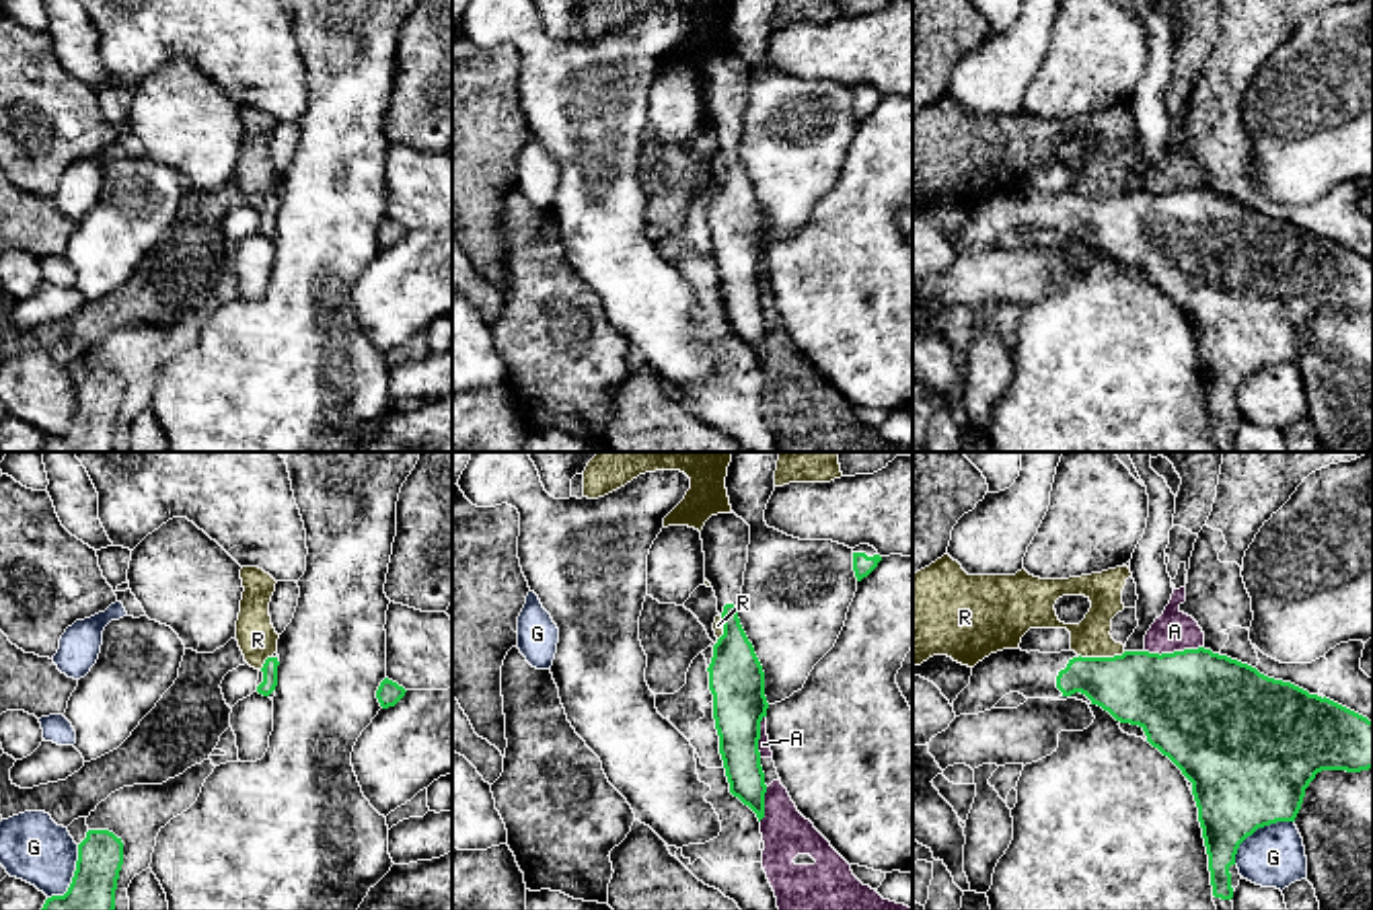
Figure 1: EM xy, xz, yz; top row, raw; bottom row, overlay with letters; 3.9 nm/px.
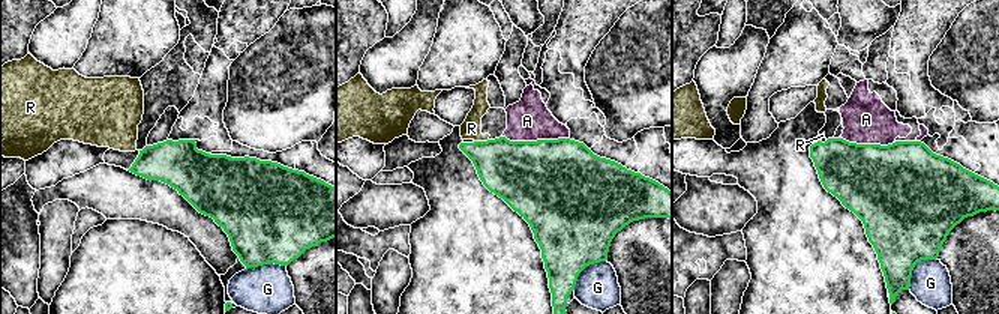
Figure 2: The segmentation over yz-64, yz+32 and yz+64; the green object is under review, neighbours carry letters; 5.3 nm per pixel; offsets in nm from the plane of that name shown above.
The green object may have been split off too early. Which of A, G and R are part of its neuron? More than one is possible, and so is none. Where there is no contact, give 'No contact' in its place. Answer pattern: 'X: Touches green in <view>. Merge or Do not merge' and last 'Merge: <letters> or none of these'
A: Touches green in yz. Do not merge
G: Touches green in yz. Do not merge
R: Touches green in yz. Do not merge
Merge: none of these

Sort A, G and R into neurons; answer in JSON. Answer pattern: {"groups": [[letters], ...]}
{"groups": [["A", "R"], ["G"]]}

